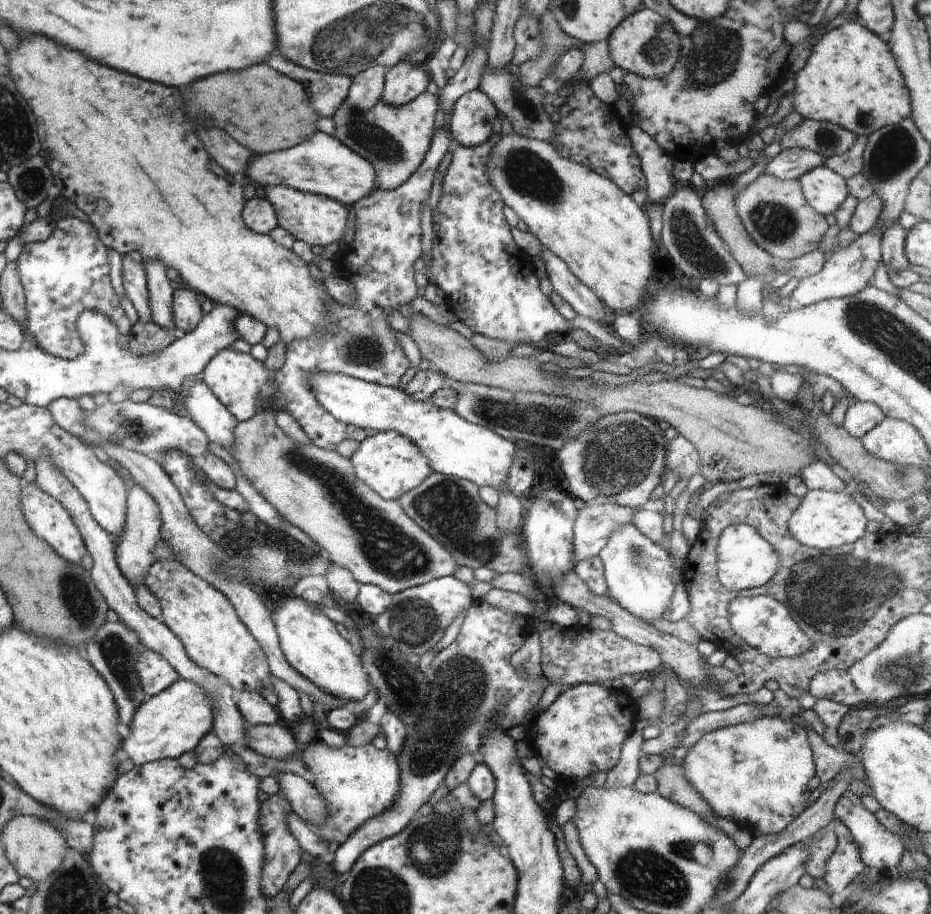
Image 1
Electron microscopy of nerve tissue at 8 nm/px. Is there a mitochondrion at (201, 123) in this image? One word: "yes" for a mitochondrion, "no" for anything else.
no

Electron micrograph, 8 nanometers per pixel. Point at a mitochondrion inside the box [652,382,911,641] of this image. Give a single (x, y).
(825, 592)

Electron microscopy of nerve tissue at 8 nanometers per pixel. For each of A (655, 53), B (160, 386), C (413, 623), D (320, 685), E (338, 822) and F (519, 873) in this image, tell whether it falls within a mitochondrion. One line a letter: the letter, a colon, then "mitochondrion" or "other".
A: mitochondrion
B: other
C: mitochondrion
D: other
E: mitochondrion
F: other

